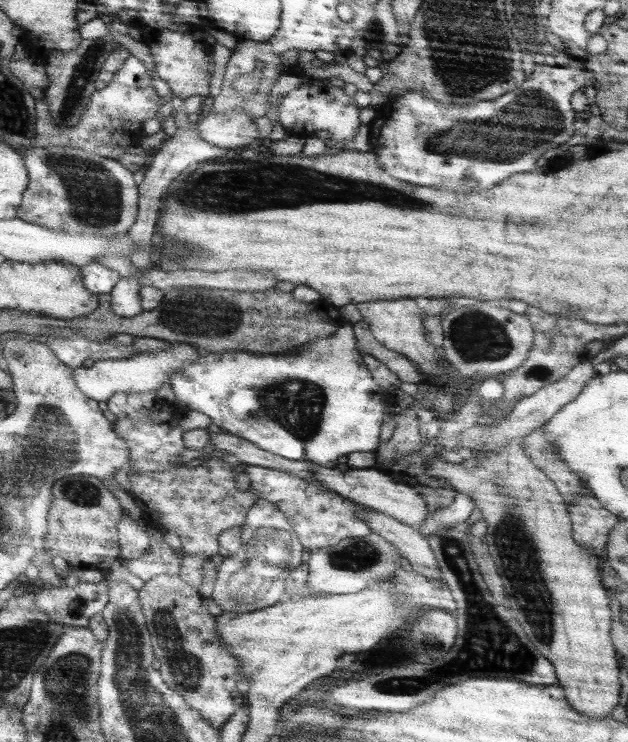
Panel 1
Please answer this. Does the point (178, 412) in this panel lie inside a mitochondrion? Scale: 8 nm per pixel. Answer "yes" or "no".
no

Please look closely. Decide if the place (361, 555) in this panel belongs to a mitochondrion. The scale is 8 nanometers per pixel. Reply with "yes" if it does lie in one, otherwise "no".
yes

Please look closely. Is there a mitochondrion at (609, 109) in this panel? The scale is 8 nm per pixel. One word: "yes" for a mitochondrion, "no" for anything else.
no

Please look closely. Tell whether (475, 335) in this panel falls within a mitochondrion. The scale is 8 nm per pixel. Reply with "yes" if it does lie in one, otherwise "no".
yes

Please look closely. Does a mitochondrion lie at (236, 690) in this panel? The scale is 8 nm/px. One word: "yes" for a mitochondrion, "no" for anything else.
no

